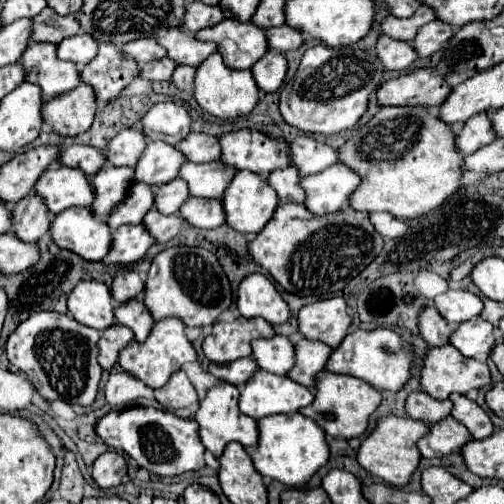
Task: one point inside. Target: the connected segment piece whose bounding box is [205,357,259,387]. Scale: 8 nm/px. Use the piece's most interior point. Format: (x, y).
(238, 372)

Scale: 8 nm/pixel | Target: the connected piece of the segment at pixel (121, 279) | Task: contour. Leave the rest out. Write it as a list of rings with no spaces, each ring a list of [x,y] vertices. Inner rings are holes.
[[[125,269],[115,275],[115,279],[111,283],[111,295],[117,303],[125,303],[125,301],[137,297],[143,291],[143,285],[145,283],[141,281],[139,273]]]

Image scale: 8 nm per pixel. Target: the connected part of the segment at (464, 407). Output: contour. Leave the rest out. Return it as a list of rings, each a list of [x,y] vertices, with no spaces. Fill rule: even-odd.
[[[459,393],[449,395],[449,399],[453,401],[451,417],[455,417],[459,423],[463,423],[469,429],[473,439],[485,439],[495,431],[489,415],[475,401],[471,401]]]

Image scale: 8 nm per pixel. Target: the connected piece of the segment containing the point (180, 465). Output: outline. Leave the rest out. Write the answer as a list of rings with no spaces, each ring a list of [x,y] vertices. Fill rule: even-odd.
[[[131,407],[123,411],[109,411],[97,423],[97,435],[113,449],[125,451],[137,461],[139,467],[153,475],[179,475],[185,471],[197,471],[205,465],[205,447],[197,435],[197,423],[193,419],[181,419],[171,411],[155,407]]]

